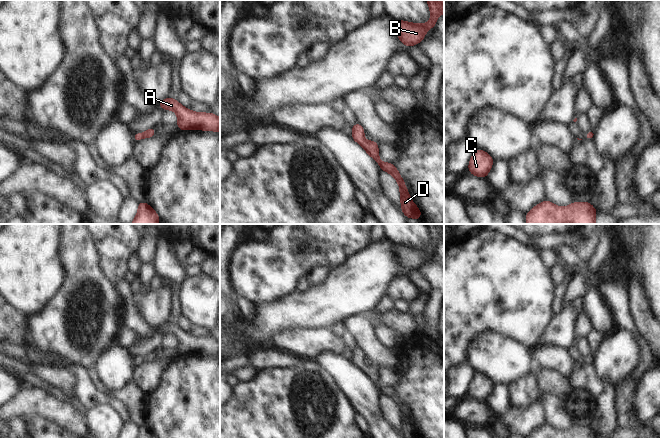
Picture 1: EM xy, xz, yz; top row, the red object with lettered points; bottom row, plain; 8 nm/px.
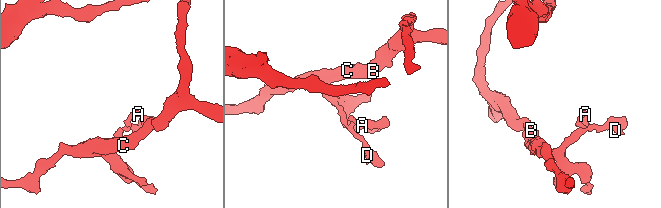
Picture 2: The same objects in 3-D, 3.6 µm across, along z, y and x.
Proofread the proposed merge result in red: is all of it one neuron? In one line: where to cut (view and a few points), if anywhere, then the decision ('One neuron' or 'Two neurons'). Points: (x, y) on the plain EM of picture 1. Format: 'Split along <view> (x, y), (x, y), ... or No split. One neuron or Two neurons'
No split. One neuron.

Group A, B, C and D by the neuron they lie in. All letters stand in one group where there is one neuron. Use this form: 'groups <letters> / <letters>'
groups A B C D

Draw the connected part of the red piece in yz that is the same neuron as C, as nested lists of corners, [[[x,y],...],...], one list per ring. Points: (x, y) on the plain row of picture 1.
[[[475,373],[468,389],[468,394],[472,399],[486,402],[494,384],[486,376],[480,373]]]

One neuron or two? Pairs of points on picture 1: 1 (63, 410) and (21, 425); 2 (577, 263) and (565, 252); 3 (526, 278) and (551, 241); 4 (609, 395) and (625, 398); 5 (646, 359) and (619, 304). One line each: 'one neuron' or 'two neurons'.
1: two neurons
2: one neuron
3: two neurons
4: two neurons
5: one neuron

